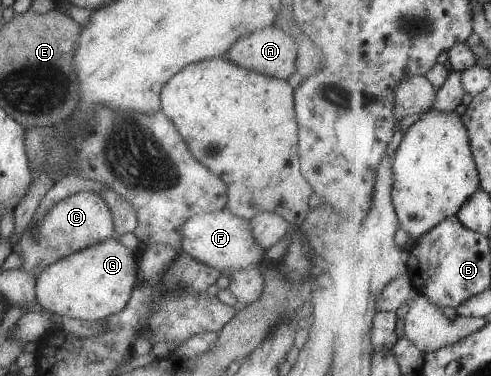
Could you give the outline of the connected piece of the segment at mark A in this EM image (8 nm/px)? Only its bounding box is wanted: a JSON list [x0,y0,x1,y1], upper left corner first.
[221,24,297,80]

